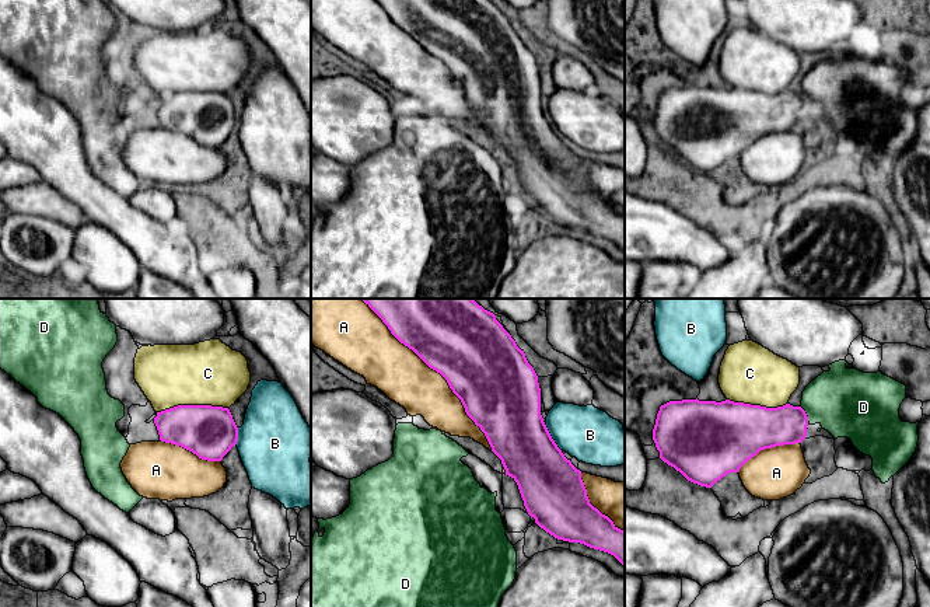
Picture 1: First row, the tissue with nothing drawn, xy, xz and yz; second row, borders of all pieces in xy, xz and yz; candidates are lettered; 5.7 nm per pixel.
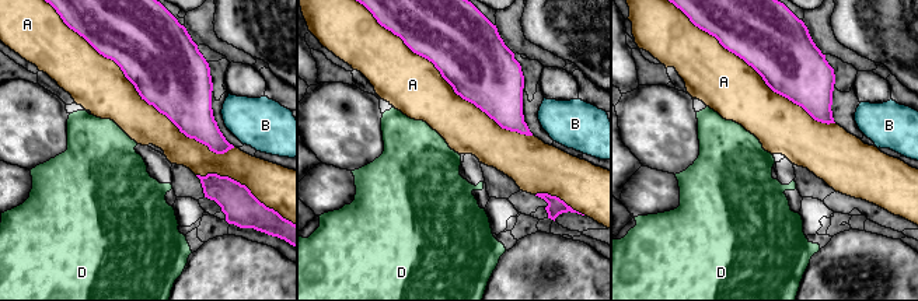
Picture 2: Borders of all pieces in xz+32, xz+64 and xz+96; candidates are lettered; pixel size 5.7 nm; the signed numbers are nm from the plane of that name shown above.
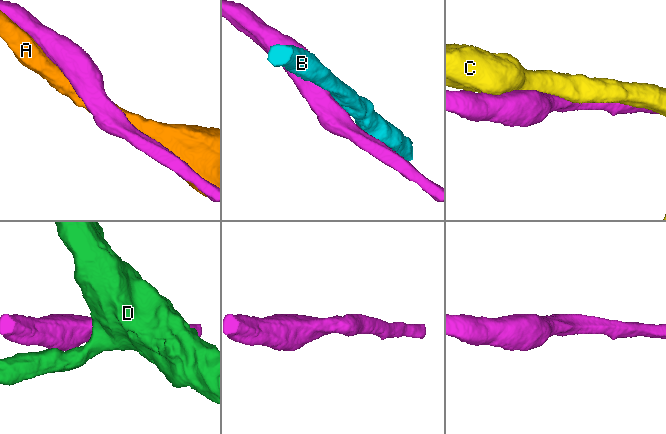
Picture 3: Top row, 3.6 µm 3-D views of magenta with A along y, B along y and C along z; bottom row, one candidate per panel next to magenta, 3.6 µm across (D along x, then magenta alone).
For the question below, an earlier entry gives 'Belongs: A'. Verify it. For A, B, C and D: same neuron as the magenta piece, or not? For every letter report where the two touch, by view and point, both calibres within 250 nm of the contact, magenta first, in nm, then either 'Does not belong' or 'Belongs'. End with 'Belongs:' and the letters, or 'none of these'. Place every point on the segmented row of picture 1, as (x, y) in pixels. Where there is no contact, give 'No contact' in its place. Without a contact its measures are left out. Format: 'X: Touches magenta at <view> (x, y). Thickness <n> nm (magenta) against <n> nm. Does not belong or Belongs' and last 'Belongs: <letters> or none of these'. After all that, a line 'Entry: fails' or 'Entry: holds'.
A: Touches magenta at xz (436, 370). Thickness 460 nm (magenta) against 300 nm. Belongs
B: Touches magenta at xz (551, 438). Thickness 340 nm (magenta) against 320 nm. Does not belong
C: Touches magenta at xy (192, 405). Thickness 300 nm (magenta) against 360 nm. Does not belong
D: Touches magenta at yz (806, 414). Thickness 240 nm (magenta) against 400 nm. Does not belong
Belongs: A
Entry: holds

